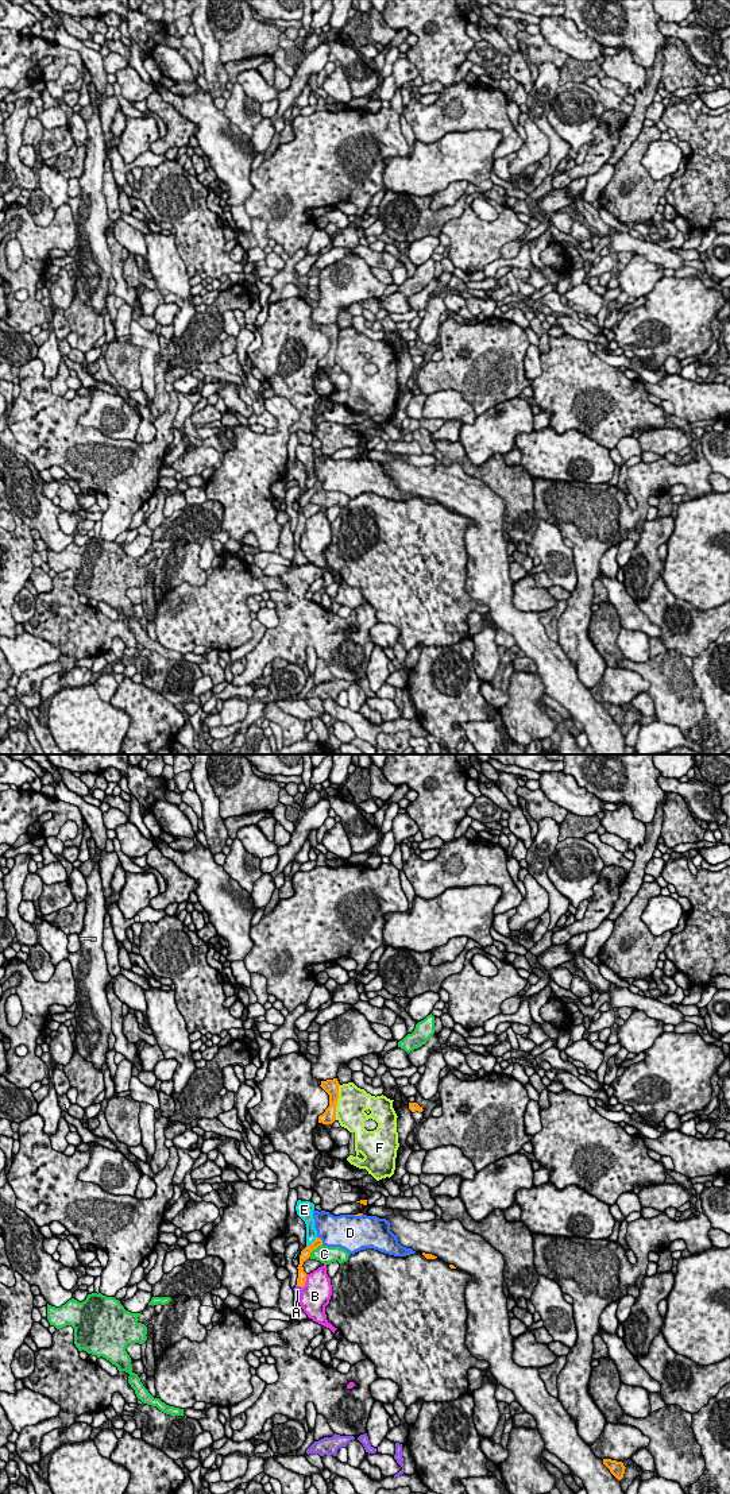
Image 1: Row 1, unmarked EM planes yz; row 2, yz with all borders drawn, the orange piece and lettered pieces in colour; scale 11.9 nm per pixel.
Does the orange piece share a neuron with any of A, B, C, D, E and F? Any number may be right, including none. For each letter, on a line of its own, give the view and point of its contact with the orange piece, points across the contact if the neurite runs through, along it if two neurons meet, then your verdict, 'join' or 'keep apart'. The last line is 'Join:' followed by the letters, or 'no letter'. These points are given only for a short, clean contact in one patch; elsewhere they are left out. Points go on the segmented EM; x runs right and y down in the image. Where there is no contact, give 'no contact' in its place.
A: contact yz (298, 1285); way yz (301, 1280), (298, 1285), (297, 1290); join
B: contact yz (305, 1281); keep apart
C: contact yz (313, 1249); keep apart
D: contact yz (321, 1240); keep apart
E: contact yz (313, 1242); keep apart
F: contact yz (336, 1103); keep apart
Join: A

